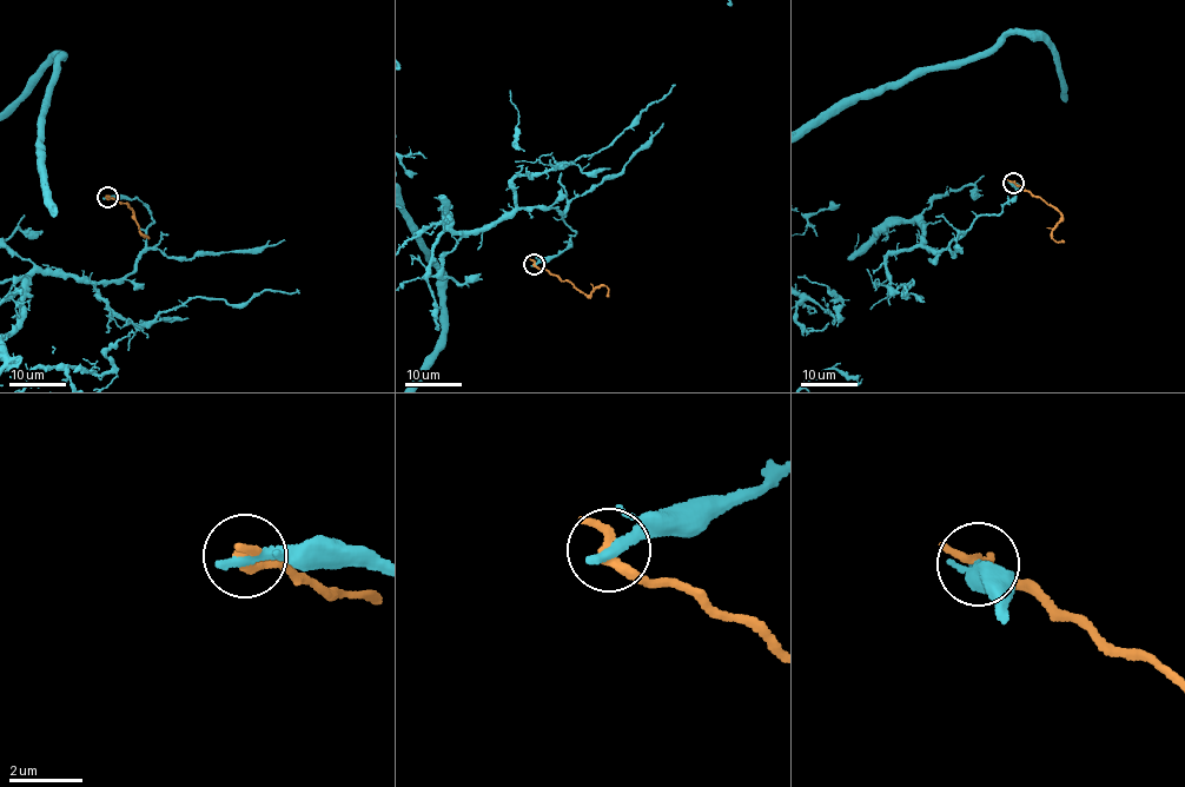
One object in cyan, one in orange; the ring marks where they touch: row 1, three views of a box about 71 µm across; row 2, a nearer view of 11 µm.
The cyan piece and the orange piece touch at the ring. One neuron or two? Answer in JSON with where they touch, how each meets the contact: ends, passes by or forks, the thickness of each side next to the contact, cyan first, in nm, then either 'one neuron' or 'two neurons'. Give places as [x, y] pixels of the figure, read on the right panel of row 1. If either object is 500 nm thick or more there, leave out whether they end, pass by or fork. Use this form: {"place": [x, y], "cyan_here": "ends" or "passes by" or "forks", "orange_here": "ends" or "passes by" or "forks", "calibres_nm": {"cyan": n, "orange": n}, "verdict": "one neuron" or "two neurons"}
{"place": [1013, 183], "cyan_here": "ends", "orange_here": "ends", "calibres_nm": {"cyan": 360, "orange": 360}, "verdict": "two neurons"}

